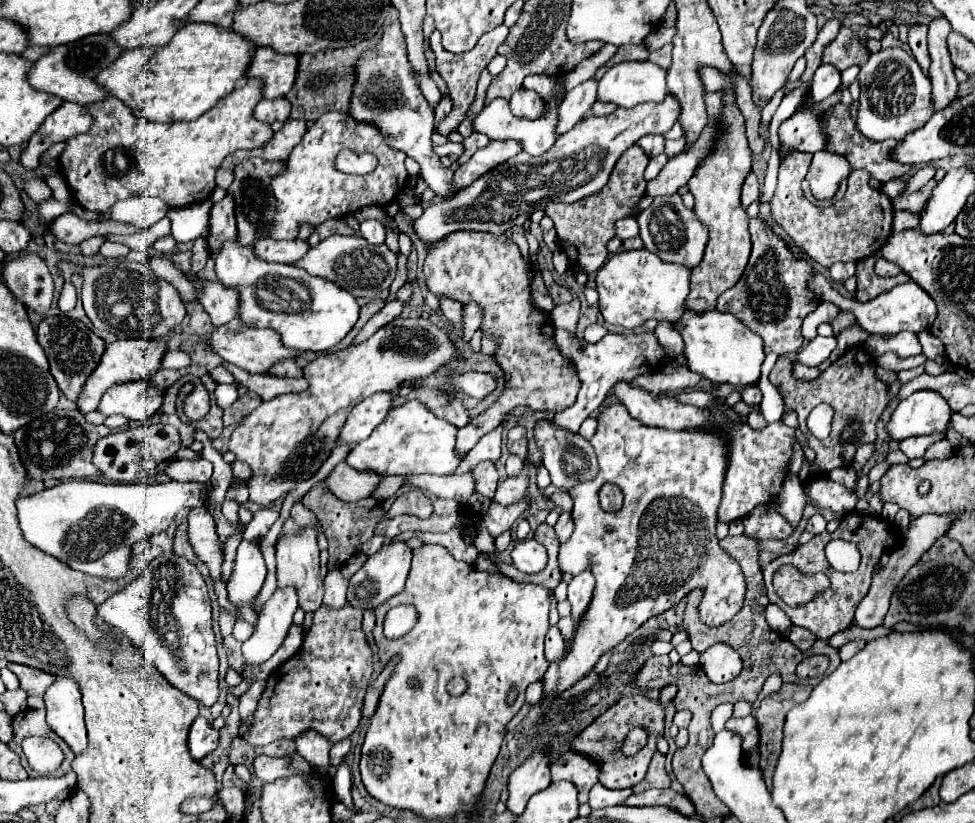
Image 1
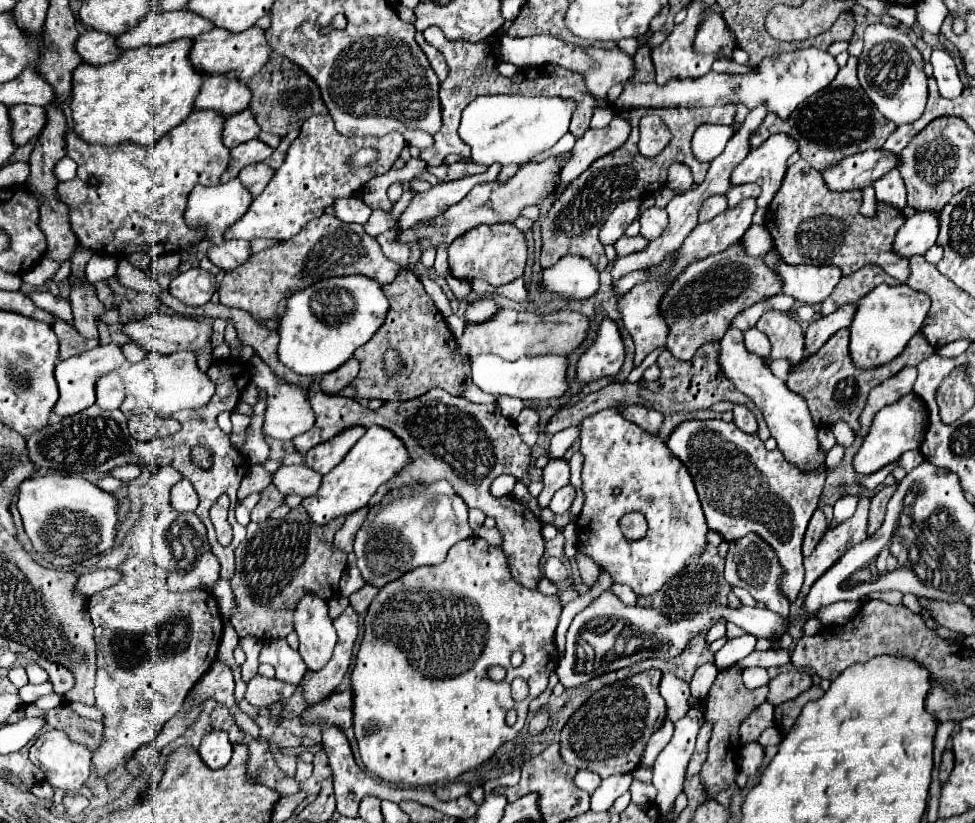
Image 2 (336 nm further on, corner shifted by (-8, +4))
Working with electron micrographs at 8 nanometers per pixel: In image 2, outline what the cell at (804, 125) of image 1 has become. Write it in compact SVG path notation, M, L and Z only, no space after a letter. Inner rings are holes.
M771 136L763 146L751 150L745 160L731 174L731 184L755 182L761 186L761 196L757 200L759 208L767 208L787 170L787 158L797 152L797 142L791 136Z

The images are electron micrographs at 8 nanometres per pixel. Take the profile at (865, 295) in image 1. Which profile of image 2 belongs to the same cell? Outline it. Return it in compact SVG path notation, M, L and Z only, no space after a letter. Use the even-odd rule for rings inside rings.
M847 304L847 306L839 308L837 312L813 322L805 332L805 352L809 356L813 356L815 352L819 352L821 344L825 344L835 332L851 326L853 312L855 312L855 304Z

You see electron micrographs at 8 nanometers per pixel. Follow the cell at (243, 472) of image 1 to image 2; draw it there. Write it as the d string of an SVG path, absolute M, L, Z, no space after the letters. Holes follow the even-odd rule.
M305 464L301 466L283 466L279 468L277 474L273 474L273 484L277 486L283 496L287 494L297 494L301 498L315 494L321 486L321 474L313 472Z

